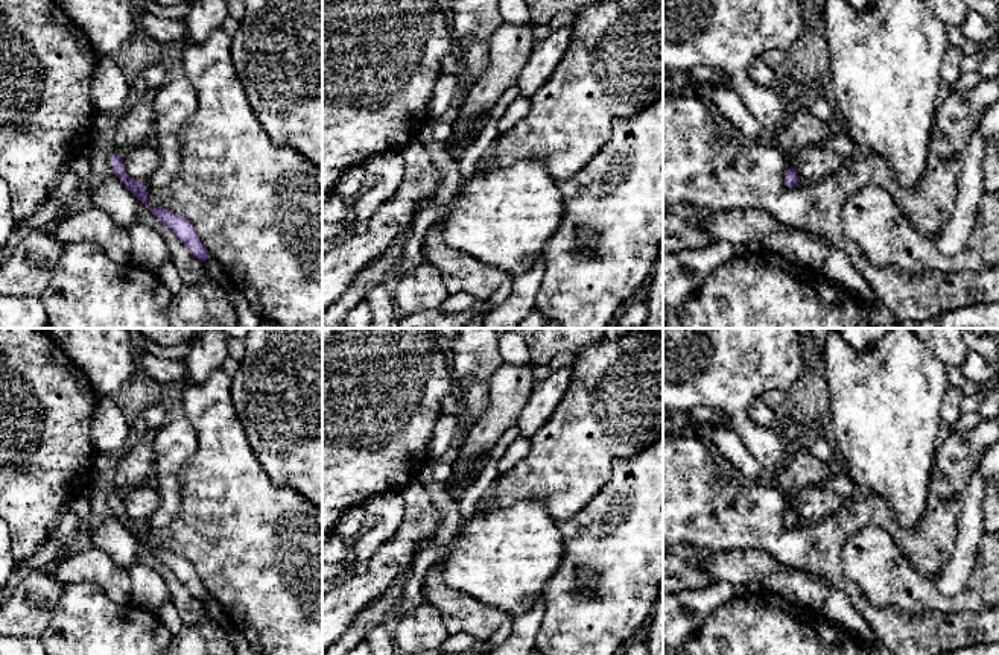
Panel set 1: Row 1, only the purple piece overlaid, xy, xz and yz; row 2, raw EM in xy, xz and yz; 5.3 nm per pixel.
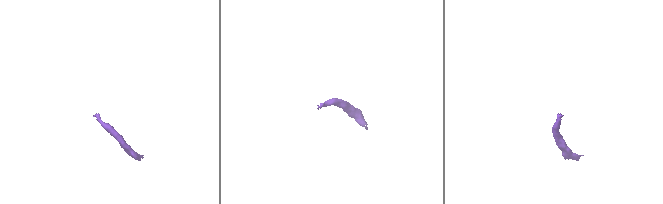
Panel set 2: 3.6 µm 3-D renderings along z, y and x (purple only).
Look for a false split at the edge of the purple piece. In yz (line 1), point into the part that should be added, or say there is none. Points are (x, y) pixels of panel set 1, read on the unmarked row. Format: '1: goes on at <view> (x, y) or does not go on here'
1: does not go on here

